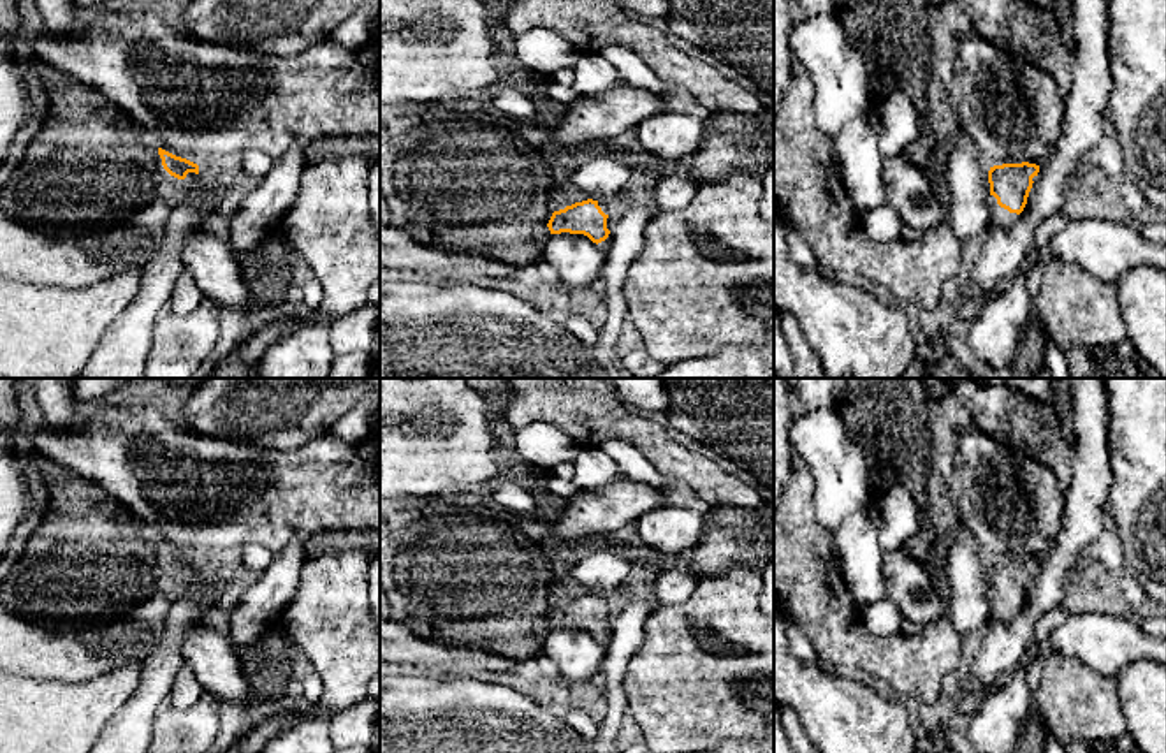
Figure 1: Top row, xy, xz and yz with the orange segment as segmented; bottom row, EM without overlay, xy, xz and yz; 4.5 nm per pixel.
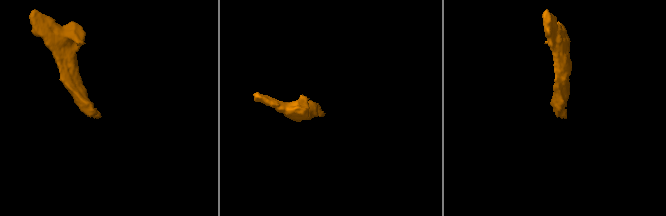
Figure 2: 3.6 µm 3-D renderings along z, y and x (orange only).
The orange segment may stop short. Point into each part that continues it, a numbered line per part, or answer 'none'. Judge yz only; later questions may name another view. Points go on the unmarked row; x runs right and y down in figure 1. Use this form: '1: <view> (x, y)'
1: yz (1001, 611)

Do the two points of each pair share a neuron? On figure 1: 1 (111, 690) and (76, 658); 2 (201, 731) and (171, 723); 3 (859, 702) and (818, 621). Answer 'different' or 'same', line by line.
1: different
2: same
3: different

